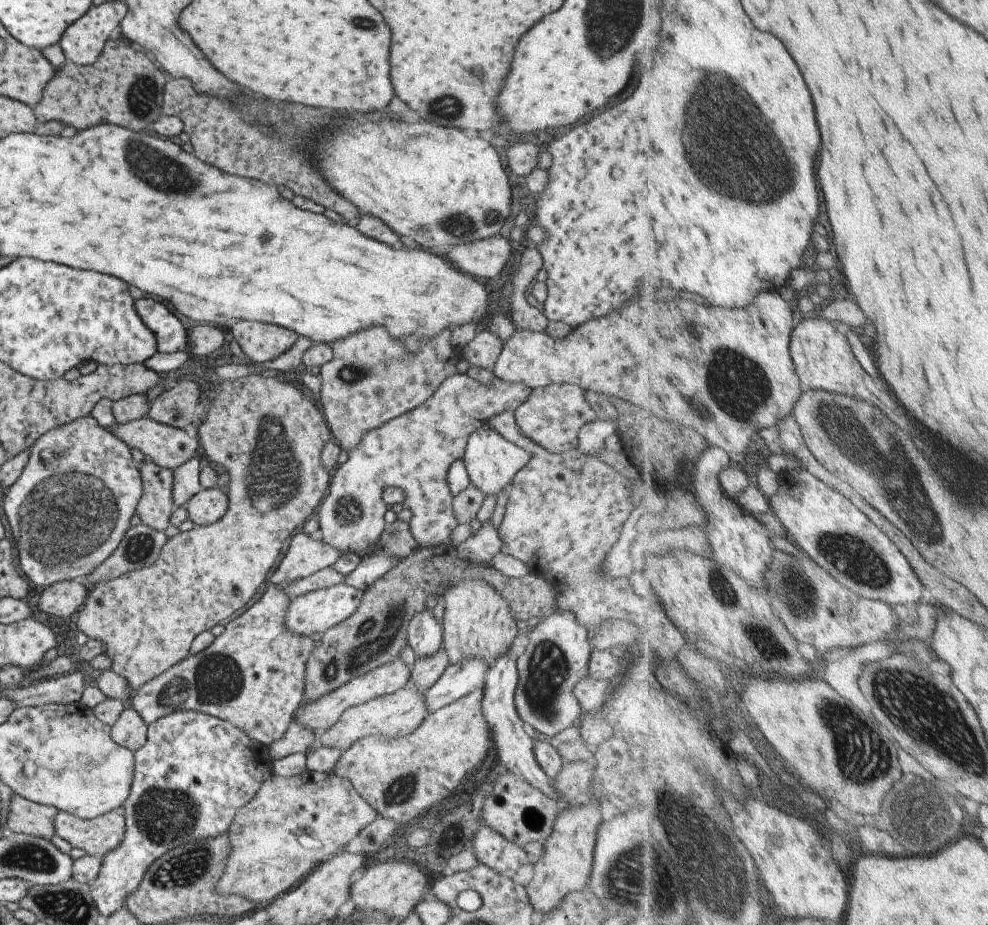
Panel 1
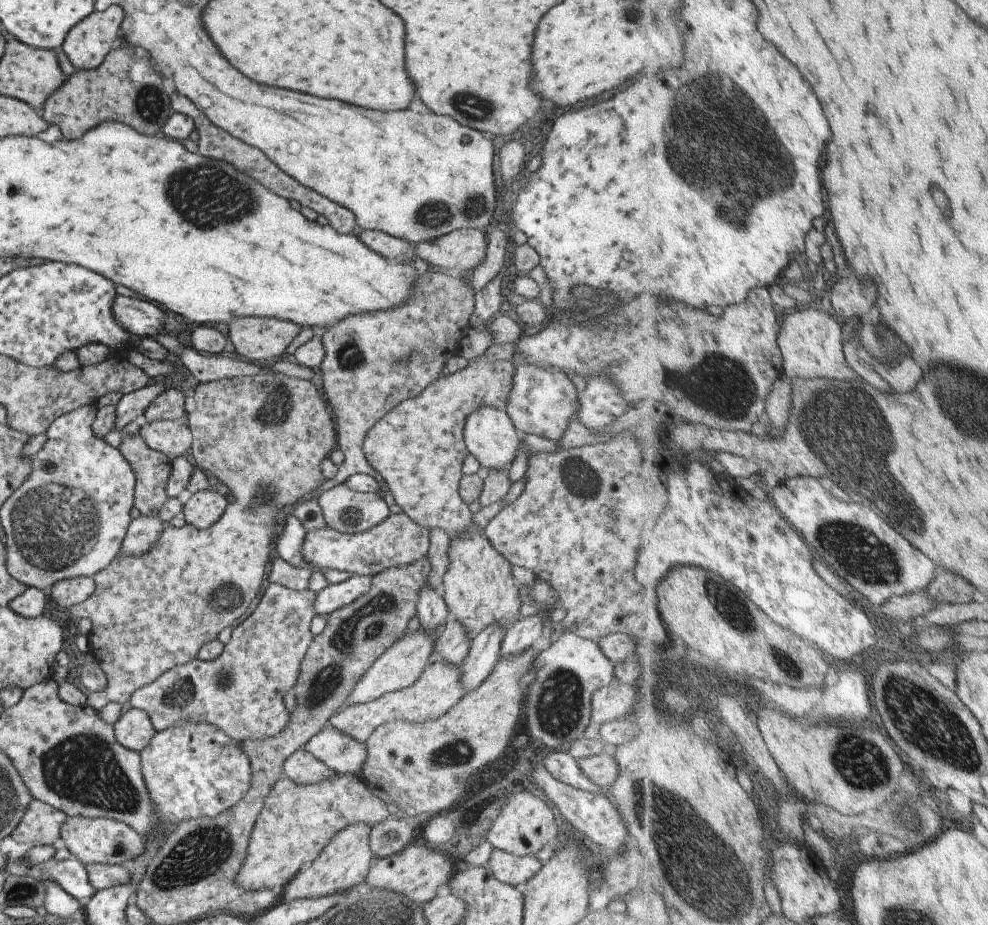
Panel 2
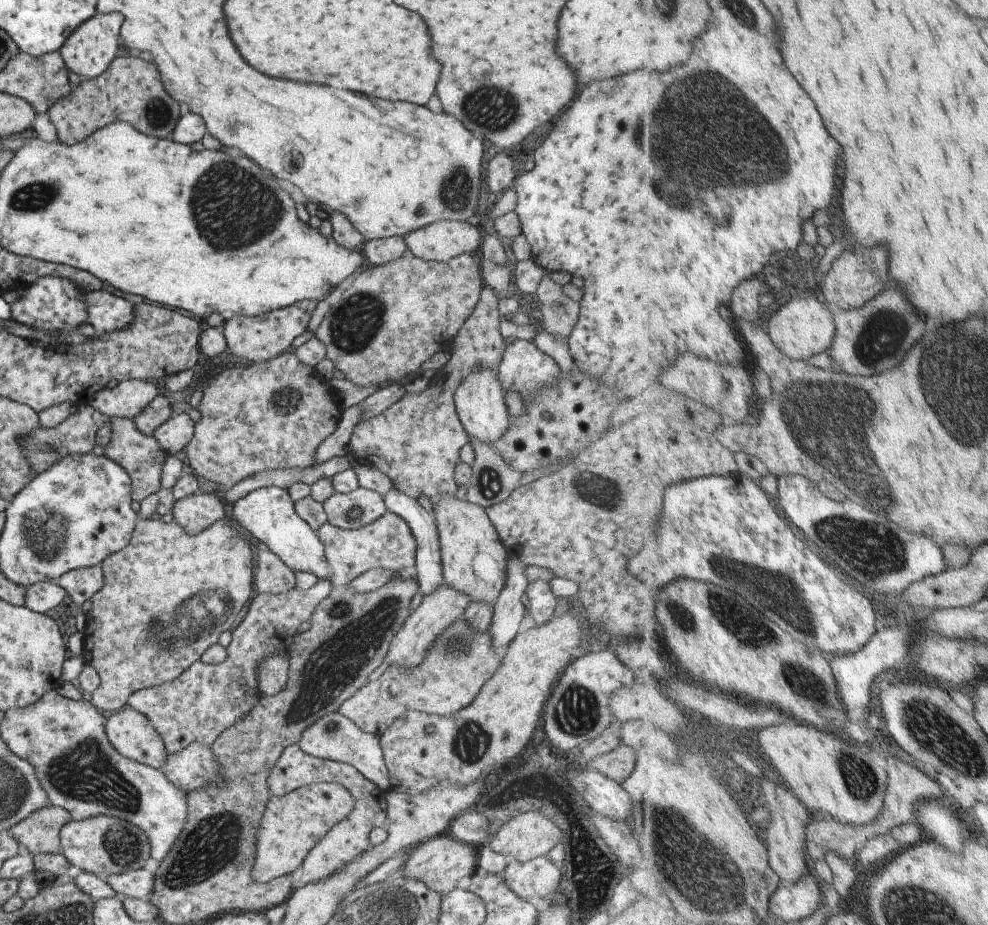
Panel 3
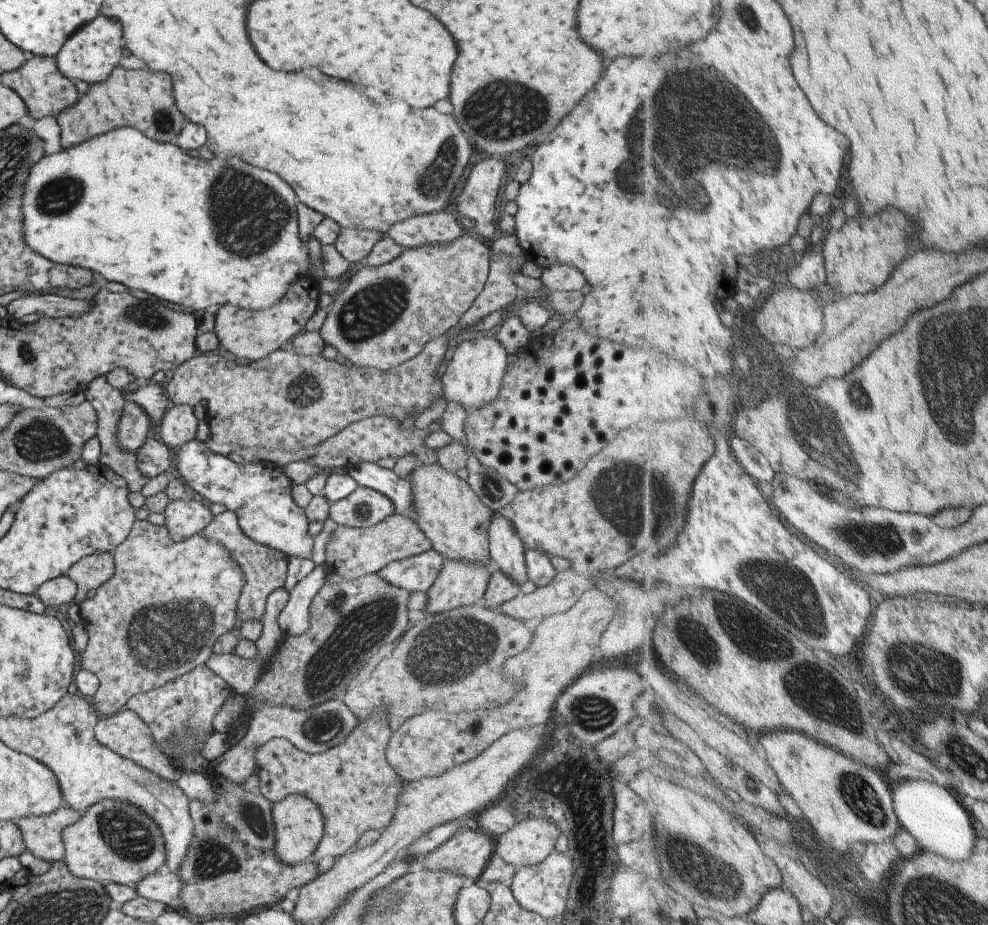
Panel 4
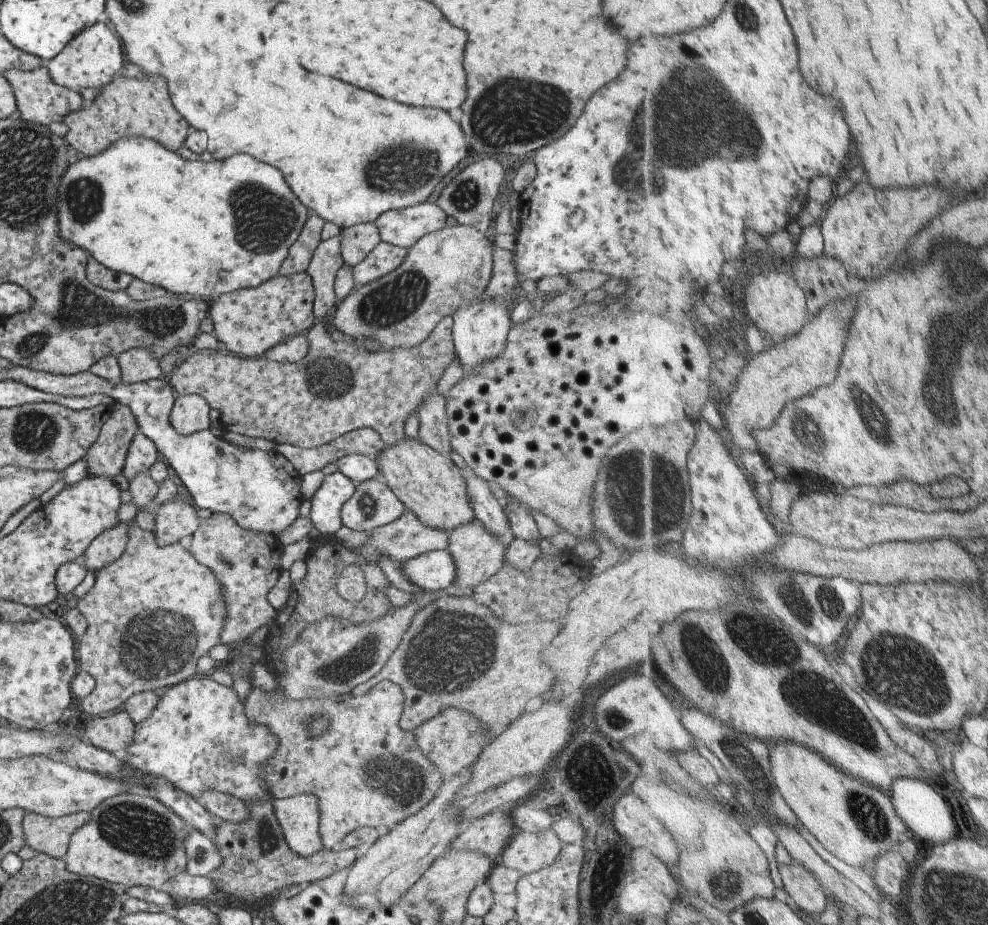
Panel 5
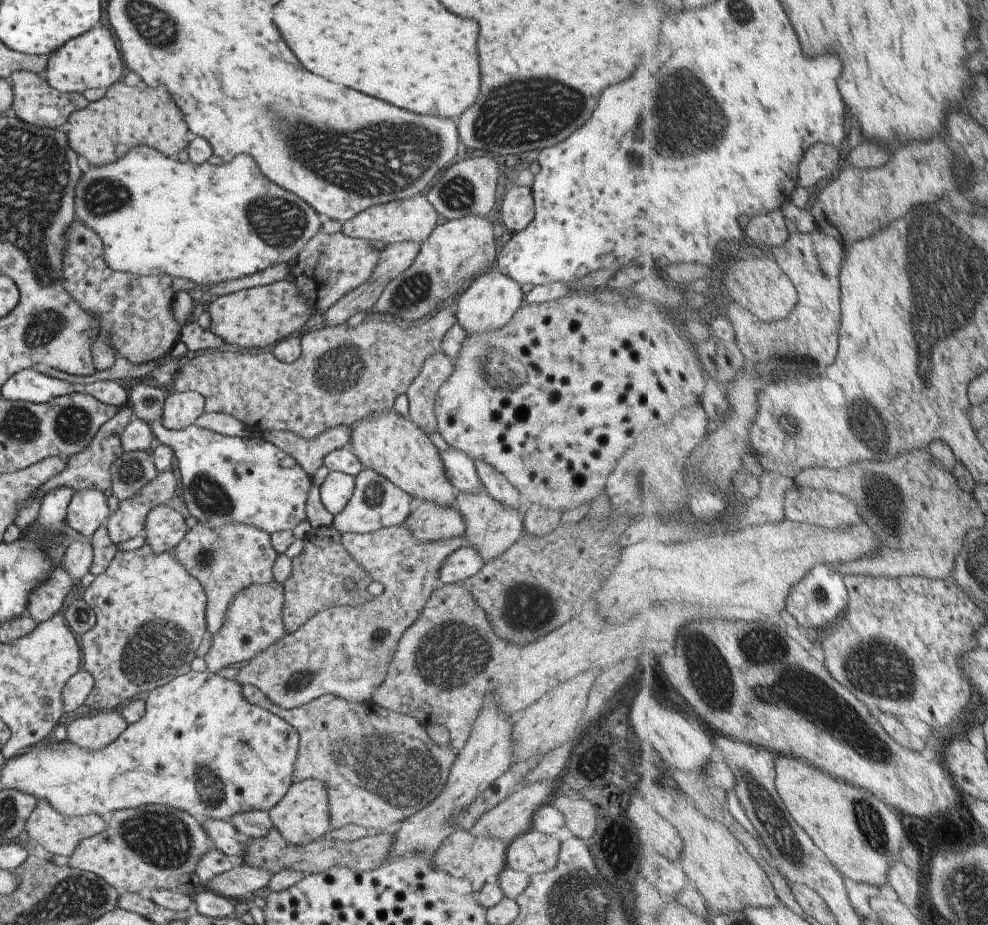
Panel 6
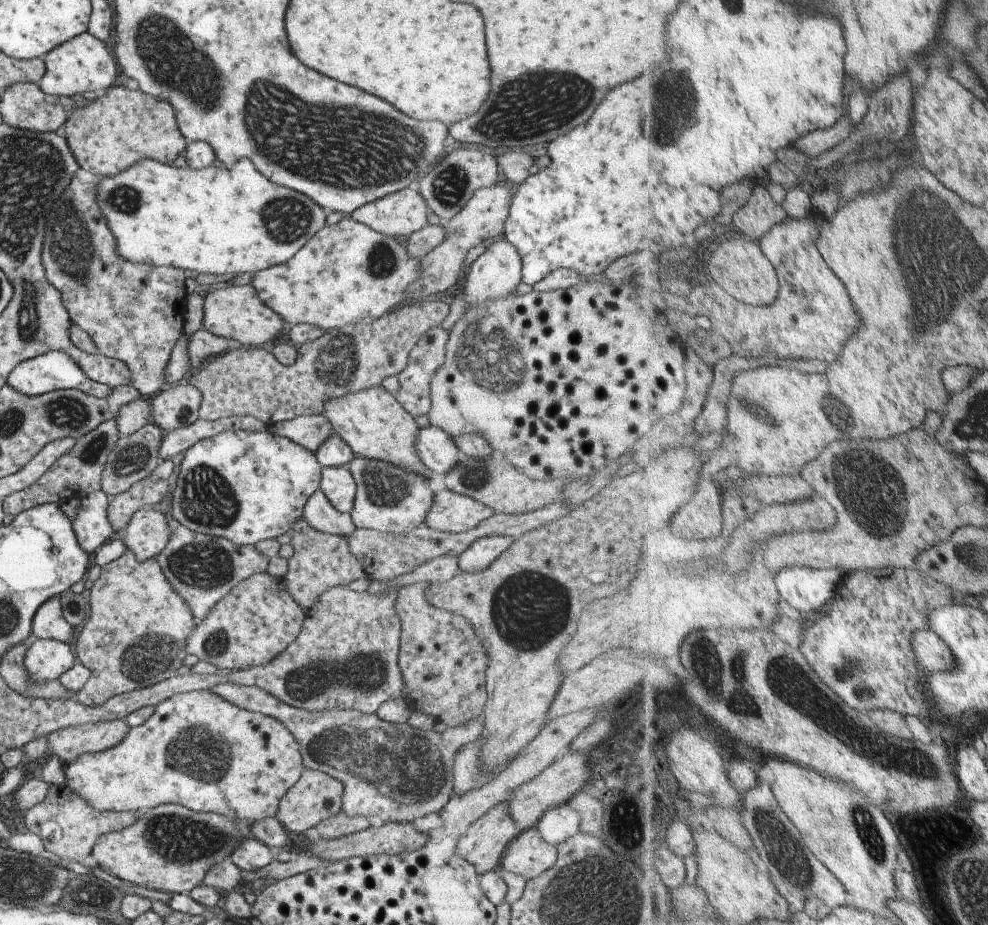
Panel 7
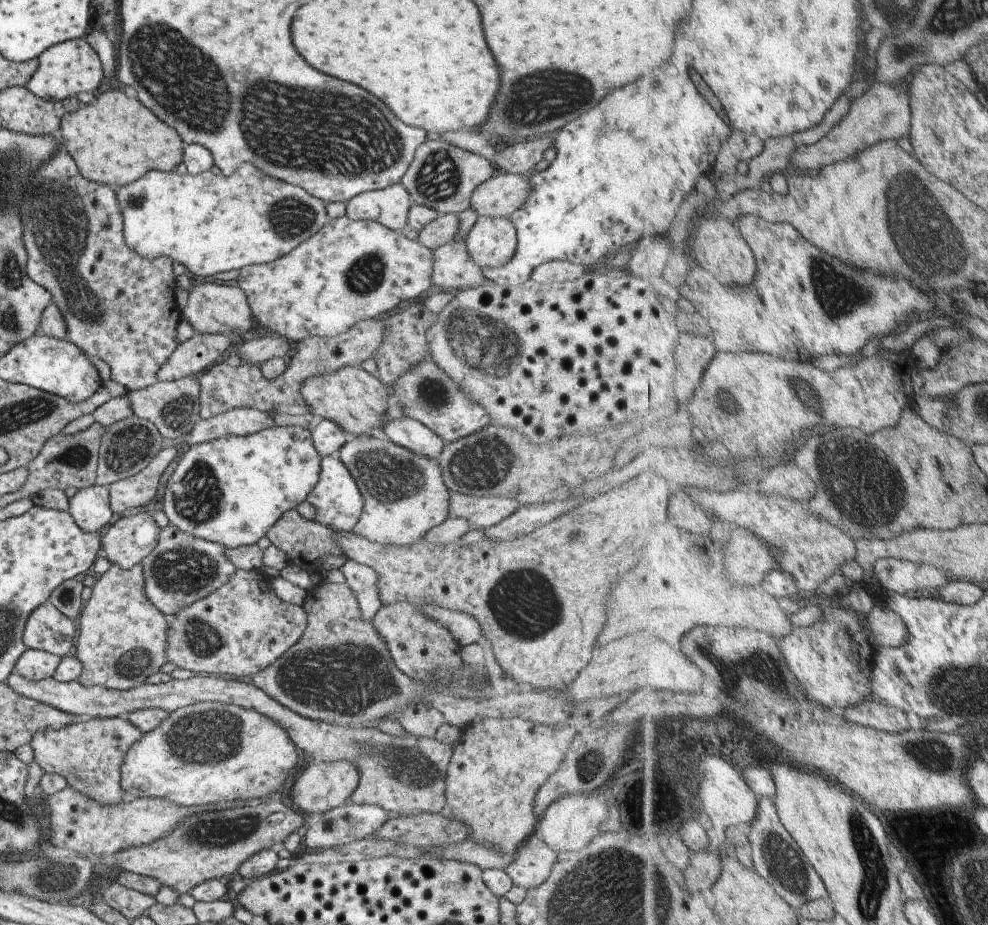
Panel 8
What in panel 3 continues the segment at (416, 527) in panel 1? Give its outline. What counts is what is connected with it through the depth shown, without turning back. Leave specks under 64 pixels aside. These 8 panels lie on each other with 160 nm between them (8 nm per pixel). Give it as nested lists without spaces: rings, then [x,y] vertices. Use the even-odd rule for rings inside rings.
[[[487,286],[482,287],[473,312],[447,348],[455,343],[448,361],[431,384],[419,392],[404,393],[381,414],[352,428],[348,451],[376,463],[395,489],[415,500],[425,496],[433,504],[442,496],[455,494],[453,471],[461,461],[457,453],[469,438],[457,418],[453,395],[460,381],[474,369],[486,367],[498,372],[506,347],[498,331],[501,316],[497,313],[497,300],[501,296]],[[357,487],[348,493],[333,493],[322,502],[326,522],[340,529],[358,529],[377,520],[385,511],[385,500],[376,491]]]

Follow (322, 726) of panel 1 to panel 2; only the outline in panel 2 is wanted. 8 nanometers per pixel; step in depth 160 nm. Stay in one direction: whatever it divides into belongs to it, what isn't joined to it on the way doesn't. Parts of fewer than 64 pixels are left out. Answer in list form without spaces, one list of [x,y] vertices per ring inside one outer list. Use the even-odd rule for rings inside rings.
[[[421,628],[412,634],[405,632],[399,640],[386,648],[386,651],[363,673],[345,699],[343,708],[375,700],[382,694],[404,689],[419,680],[419,675],[431,664],[432,648],[436,636],[437,633],[429,635]]]

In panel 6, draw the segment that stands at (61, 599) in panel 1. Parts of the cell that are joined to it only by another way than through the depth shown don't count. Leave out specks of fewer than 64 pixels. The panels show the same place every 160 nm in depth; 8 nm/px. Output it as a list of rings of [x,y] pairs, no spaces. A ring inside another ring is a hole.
[[[170,470],[162,473],[157,472],[155,478],[143,486],[138,493],[135,493],[135,496],[119,501],[117,510],[109,514],[107,518],[106,530],[109,540],[116,546],[125,542],[125,540],[129,540],[129,538],[141,535],[144,530],[146,514],[157,505],[165,504],[173,496],[175,486],[177,486],[177,482]]]

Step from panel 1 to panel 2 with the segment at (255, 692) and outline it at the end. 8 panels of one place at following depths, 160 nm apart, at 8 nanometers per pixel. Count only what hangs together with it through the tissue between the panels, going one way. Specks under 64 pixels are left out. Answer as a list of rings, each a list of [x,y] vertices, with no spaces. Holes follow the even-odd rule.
[[[269,583],[253,612],[233,628],[229,640],[222,645],[222,651],[213,660],[204,661],[195,657],[182,665],[175,665],[149,684],[135,690],[126,707],[145,712],[155,731],[191,721],[212,724],[234,741],[245,738],[261,740],[279,734],[285,728],[289,716],[283,705],[283,695],[296,683],[302,658],[312,641],[309,622],[314,616],[314,596],[311,589],[293,591],[280,584]]]

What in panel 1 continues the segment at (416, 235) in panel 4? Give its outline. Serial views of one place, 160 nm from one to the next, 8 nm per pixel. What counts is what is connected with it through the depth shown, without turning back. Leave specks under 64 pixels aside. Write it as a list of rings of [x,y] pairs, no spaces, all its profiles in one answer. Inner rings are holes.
[[[500,235],[476,240],[444,250],[444,258],[454,267],[472,277],[491,280],[499,278],[511,256],[511,244]]]

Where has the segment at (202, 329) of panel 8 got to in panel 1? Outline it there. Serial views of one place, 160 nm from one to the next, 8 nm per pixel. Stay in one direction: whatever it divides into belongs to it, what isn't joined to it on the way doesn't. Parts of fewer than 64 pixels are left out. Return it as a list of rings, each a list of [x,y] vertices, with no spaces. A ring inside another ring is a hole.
[[[237,320],[231,326],[231,332],[245,354],[246,361],[256,364],[277,358],[289,350],[298,337],[291,330],[279,326],[247,320]]]

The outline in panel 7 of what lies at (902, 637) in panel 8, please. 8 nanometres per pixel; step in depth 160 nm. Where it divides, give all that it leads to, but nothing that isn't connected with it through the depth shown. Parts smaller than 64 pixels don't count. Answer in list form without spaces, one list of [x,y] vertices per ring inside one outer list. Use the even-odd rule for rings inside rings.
[[[918,631],[914,637],[914,651],[927,671],[942,673],[956,664],[951,647],[933,631]]]

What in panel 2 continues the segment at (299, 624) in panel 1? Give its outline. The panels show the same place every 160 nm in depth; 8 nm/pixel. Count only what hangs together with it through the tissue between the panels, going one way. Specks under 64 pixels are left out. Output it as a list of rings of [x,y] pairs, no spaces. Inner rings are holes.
[[[367,574],[351,575],[347,580],[324,586],[315,593],[312,604],[314,616],[319,615],[325,618],[335,609],[340,609],[357,600],[368,591],[369,587],[370,576]]]

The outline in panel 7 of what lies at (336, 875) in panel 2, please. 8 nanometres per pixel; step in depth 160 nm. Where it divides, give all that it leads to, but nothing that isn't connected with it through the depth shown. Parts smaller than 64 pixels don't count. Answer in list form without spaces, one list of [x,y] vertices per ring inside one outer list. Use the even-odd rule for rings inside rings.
[[[229,683],[215,684],[207,689],[224,698],[227,702],[251,712],[263,713],[277,719],[298,742],[300,757],[305,769],[325,773],[342,784],[342,808],[348,816],[360,816],[366,819],[379,820],[385,823],[409,823],[413,818],[421,818],[429,812],[439,812],[448,801],[452,792],[452,768],[454,756],[462,747],[471,745],[479,738],[482,731],[482,718],[468,721],[455,728],[447,728],[437,734],[433,730],[421,731],[409,727],[385,723],[379,720],[376,713],[367,715],[355,709],[331,707],[318,711],[306,711],[289,706],[264,690]]]

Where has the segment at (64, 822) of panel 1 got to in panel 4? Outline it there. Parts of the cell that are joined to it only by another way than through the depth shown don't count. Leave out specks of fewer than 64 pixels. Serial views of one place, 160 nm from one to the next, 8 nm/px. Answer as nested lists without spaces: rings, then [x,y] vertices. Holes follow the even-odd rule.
[[[113,799],[87,807],[79,820],[63,828],[61,840],[66,869],[77,878],[95,879],[102,884],[133,887],[139,879],[160,872],[166,859],[159,827],[134,806]]]

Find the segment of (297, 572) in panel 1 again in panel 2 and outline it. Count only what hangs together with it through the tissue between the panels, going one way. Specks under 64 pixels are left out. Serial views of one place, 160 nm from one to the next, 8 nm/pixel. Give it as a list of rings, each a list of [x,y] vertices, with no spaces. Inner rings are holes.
[[[403,511],[386,516],[379,524],[362,533],[338,533],[325,526],[306,531],[302,542],[302,558],[317,569],[347,571],[353,575],[373,576],[386,568],[406,565],[422,559],[429,548],[429,533],[417,526]]]

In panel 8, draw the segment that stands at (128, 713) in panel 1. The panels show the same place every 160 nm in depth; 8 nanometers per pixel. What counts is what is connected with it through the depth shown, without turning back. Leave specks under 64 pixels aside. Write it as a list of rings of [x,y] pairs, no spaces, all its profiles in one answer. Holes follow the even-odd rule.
[[[122,716],[82,718],[57,730],[34,733],[29,746],[33,750],[33,761],[42,772],[64,777],[67,785],[97,802],[118,803],[130,799],[120,788],[123,755],[142,734]]]

